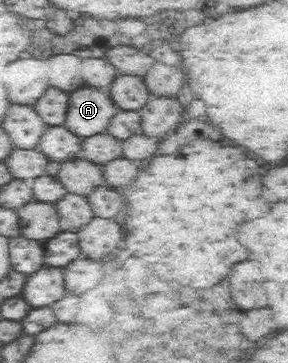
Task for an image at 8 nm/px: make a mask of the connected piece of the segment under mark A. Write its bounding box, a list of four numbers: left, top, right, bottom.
[66,89,118,137]

